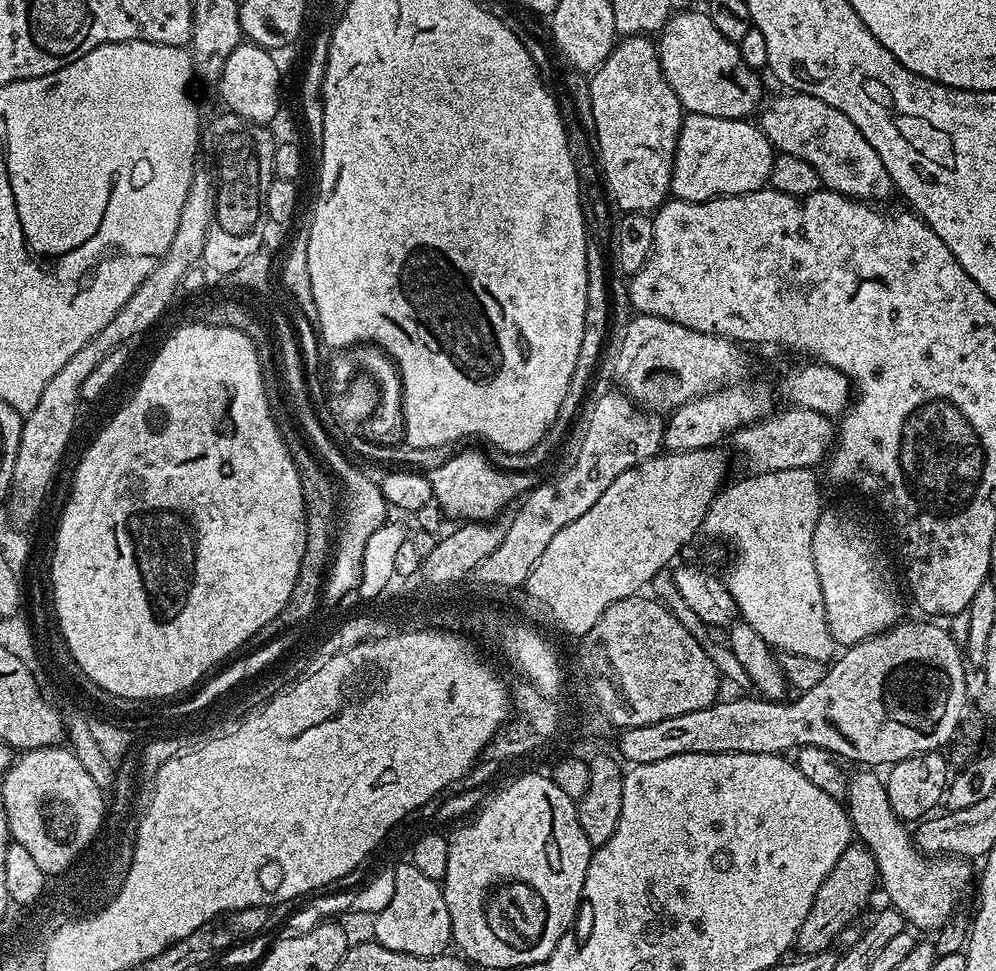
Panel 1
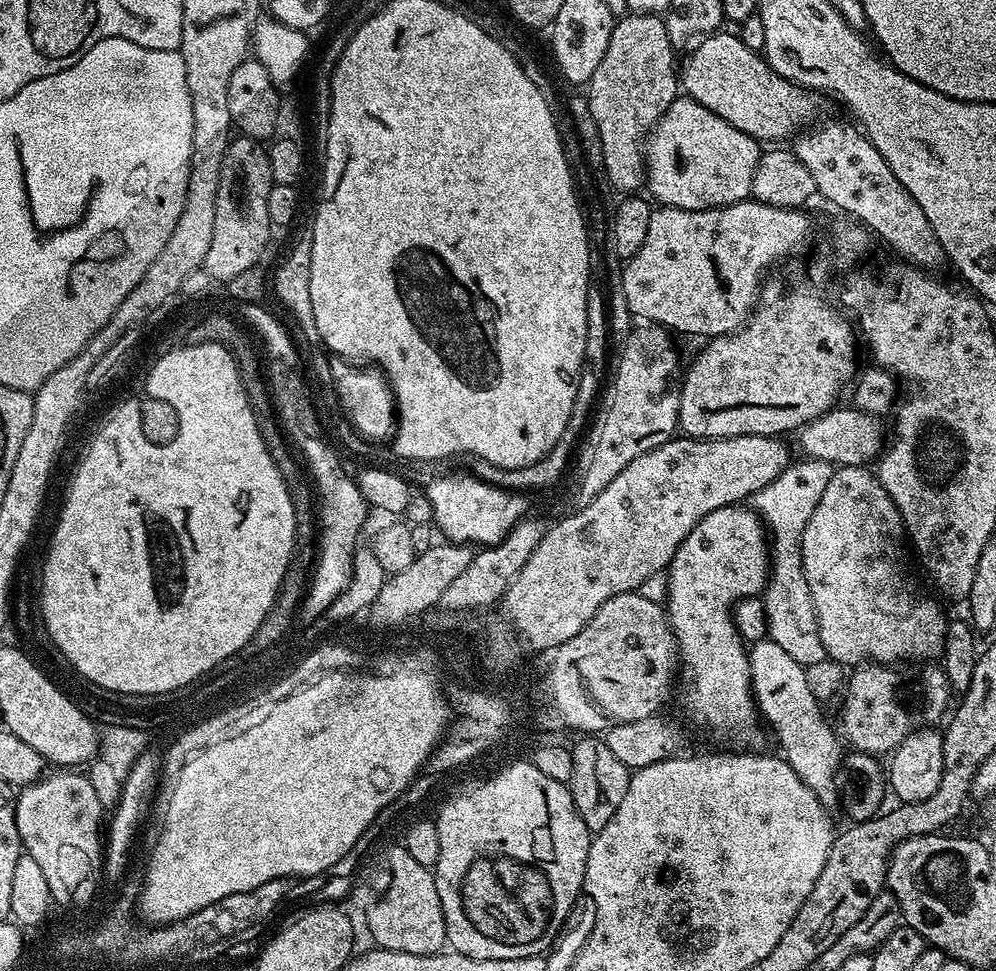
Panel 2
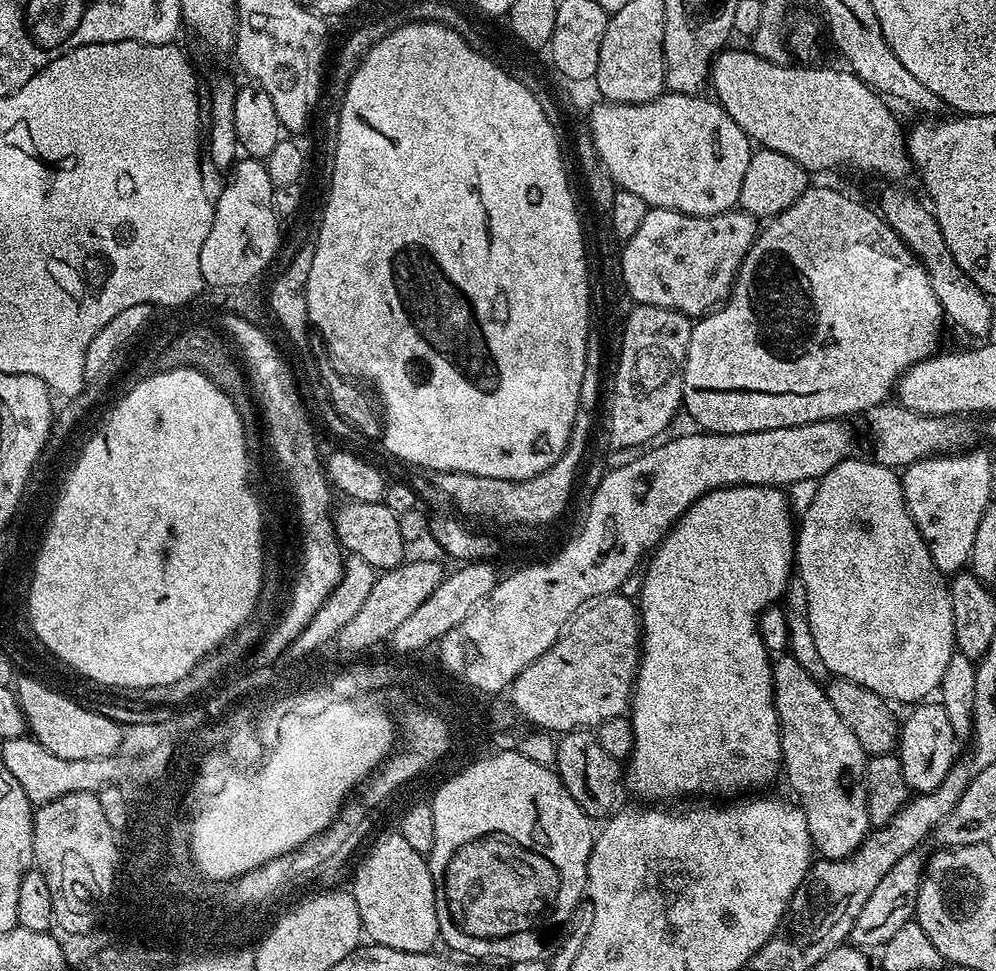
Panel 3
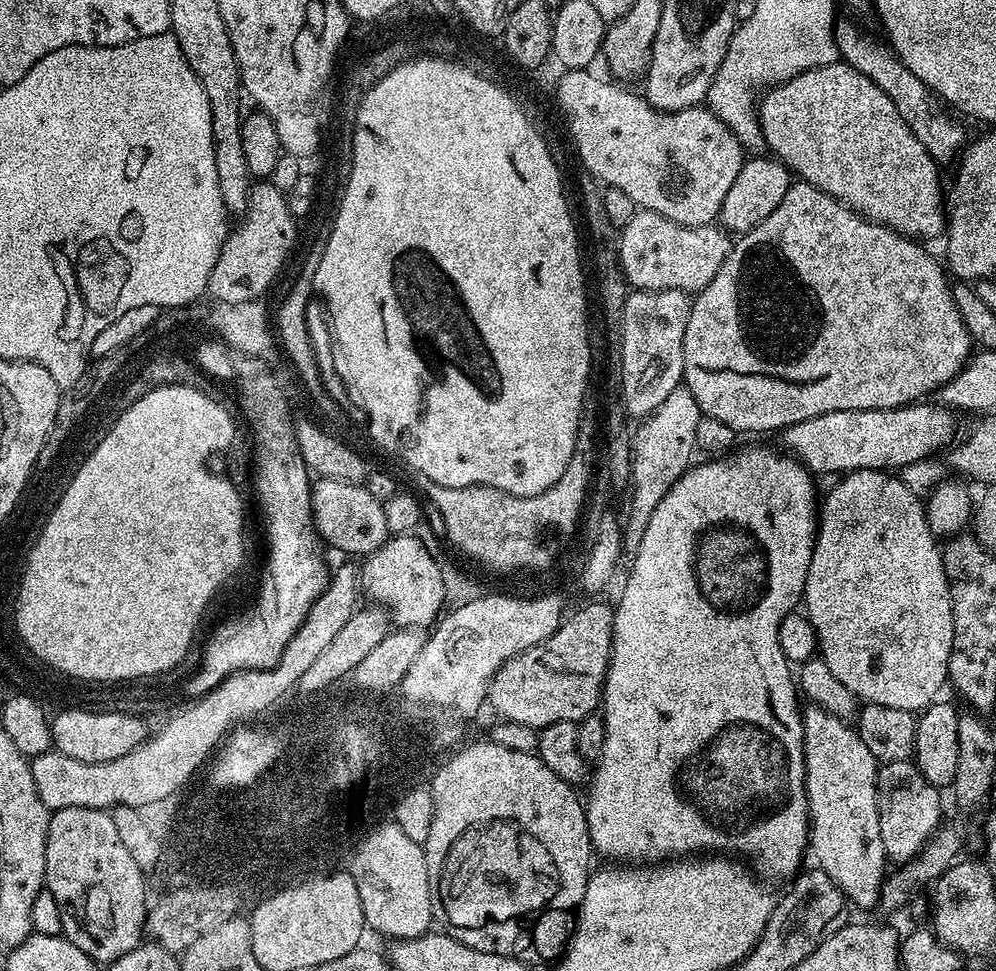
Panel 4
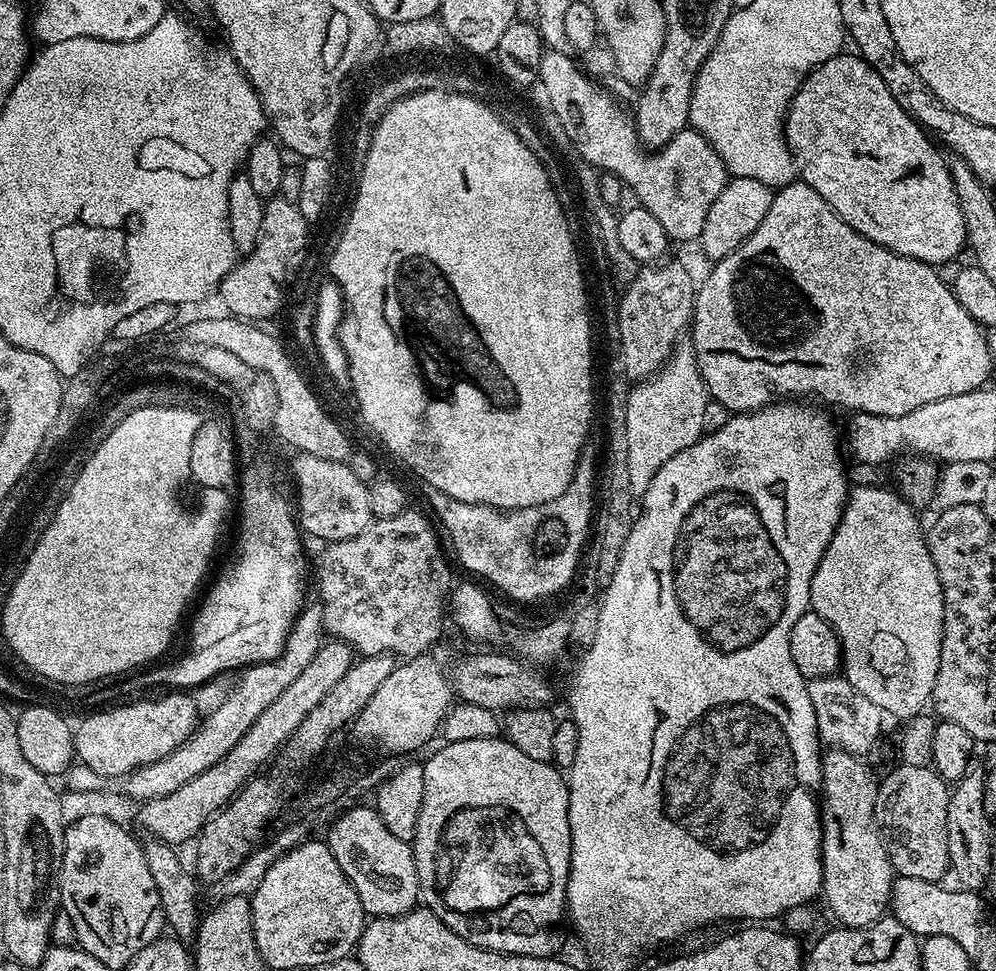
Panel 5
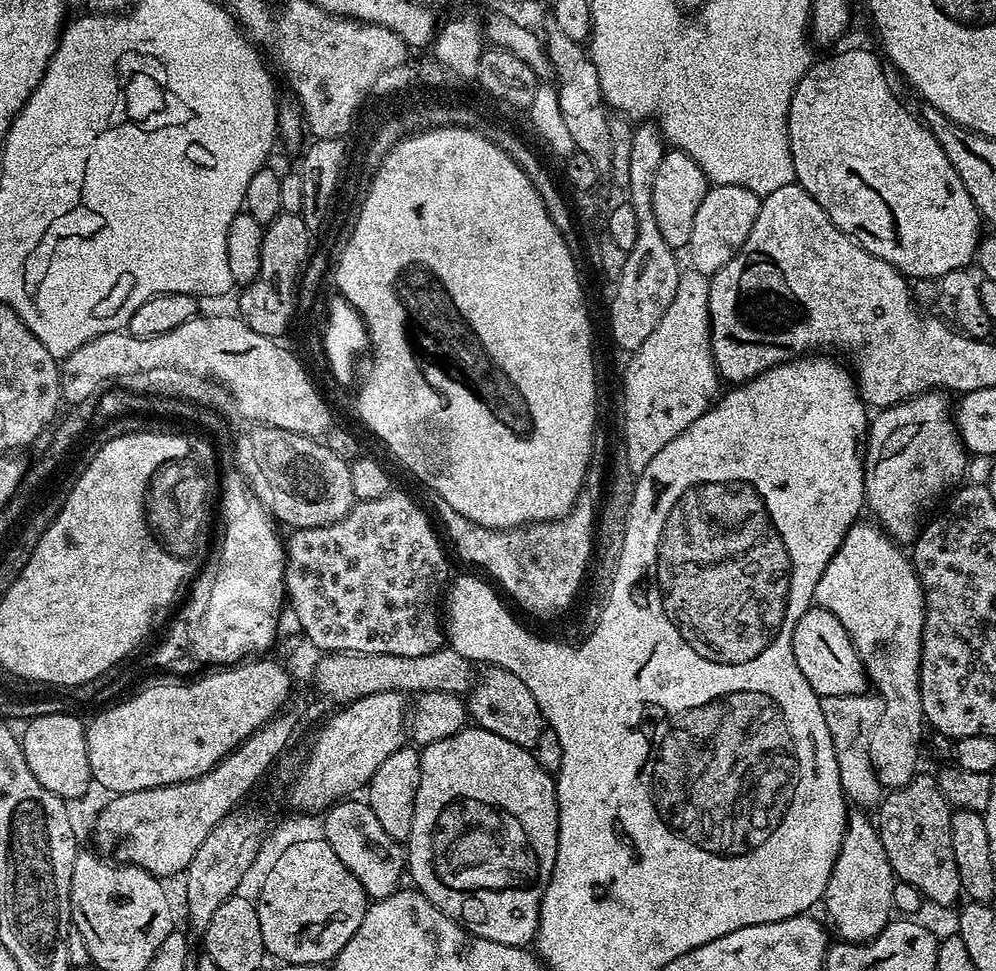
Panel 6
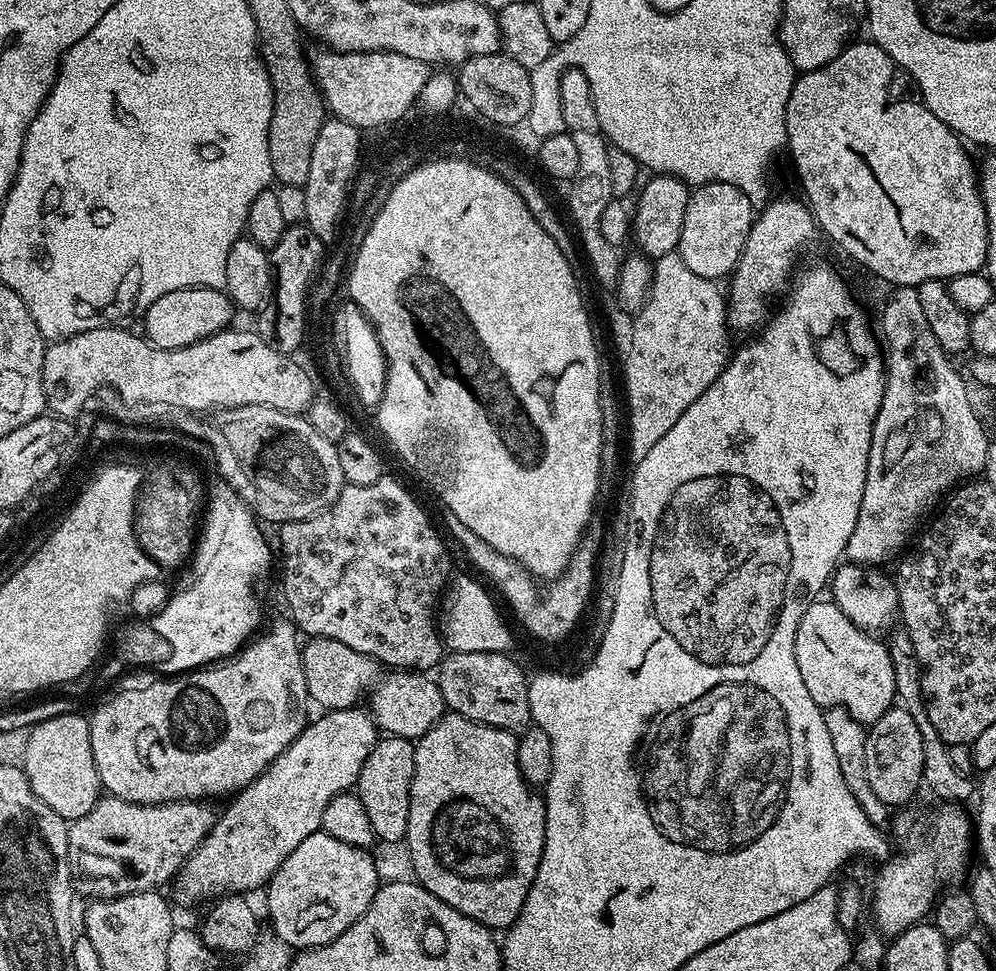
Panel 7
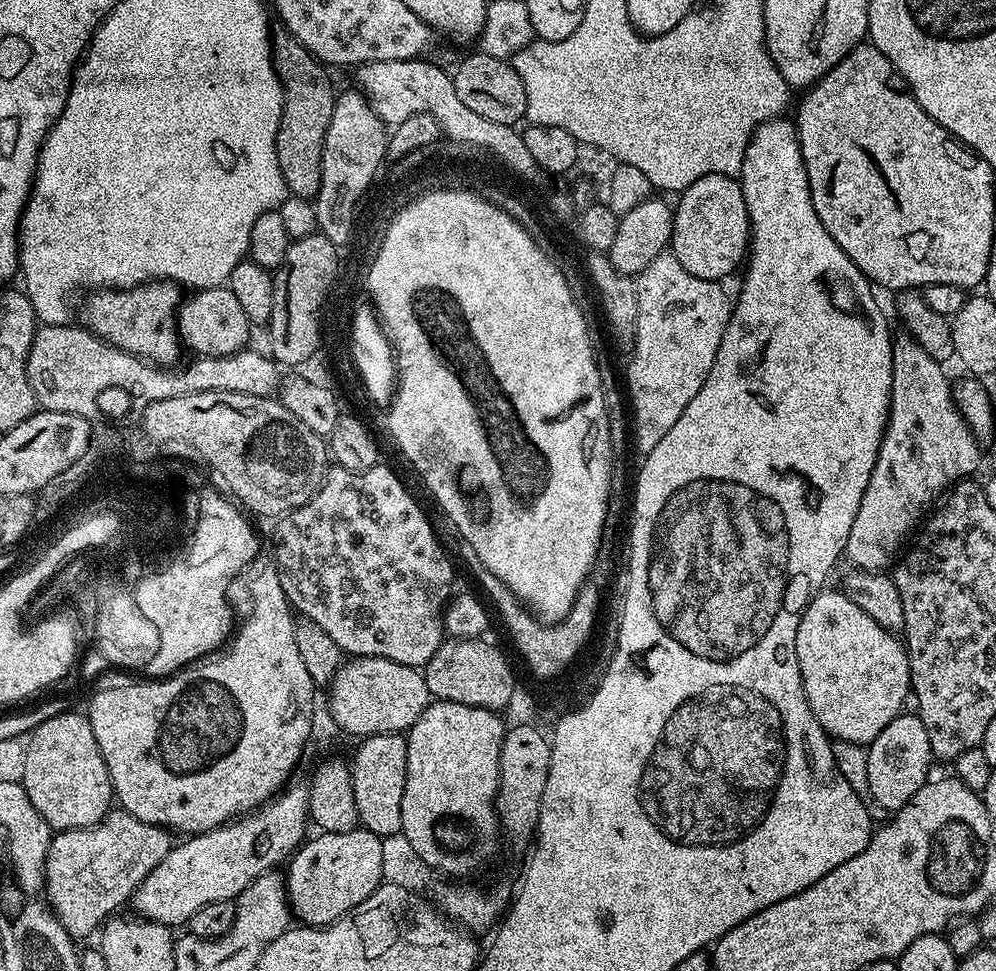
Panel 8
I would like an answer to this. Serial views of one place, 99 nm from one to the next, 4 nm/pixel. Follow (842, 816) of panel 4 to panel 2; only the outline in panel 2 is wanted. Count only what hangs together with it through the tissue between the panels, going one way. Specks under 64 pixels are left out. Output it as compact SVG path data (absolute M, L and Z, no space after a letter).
M769 637L753 641L748 651L753 701L761 717L773 726L781 753L789 766L825 806L838 800L838 777L844 746L835 727L826 720L823 705L808 686L805 665L786 653L786 648Z

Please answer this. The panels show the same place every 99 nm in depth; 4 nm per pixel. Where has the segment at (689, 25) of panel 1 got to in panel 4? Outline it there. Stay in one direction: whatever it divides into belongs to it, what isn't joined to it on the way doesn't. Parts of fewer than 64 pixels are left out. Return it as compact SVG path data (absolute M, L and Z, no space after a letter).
M843 62L827 64L821 68L811 68L794 78L790 78L784 84L778 84L767 89L759 101L758 115L760 132L764 135L764 144L767 147L772 147L771 155L781 164L787 164L789 169L803 183L814 185L818 190L830 194L838 202L845 204L847 208L855 210L858 215L865 216L867 220L872 220L875 224L885 224L903 236L924 238L920 236L936 236L939 232L941 235L945 231L946 196L945 193L944 196L940 193L941 169L930 158L926 146L922 146L922 142L918 142L918 138L914 138L914 130L910 130L910 126L906 126L906 122L902 122L902 114L898 114L898 106L894 106L894 102L890 102L890 98L886 98L886 94L882 94L882 90L878 90L878 86L874 86L874 82L870 82L870 78L866 78L866 74L854 70L850 65Z

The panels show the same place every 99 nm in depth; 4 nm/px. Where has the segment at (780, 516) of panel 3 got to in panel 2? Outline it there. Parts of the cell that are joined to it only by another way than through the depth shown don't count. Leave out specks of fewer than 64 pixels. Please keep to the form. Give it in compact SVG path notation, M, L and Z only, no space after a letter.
M739 503L722 506L706 514L706 518L702 518L702 522L698 522L698 526L686 534L666 569L666 611L668 625L676 639L682 676L684 672L684 712L698 727L709 728L712 732L732 732L736 740L755 738L758 711L753 701L749 649L734 626L731 609L742 598L763 593L768 583L769 567L770 540L766 535L766 525L751 507Z

